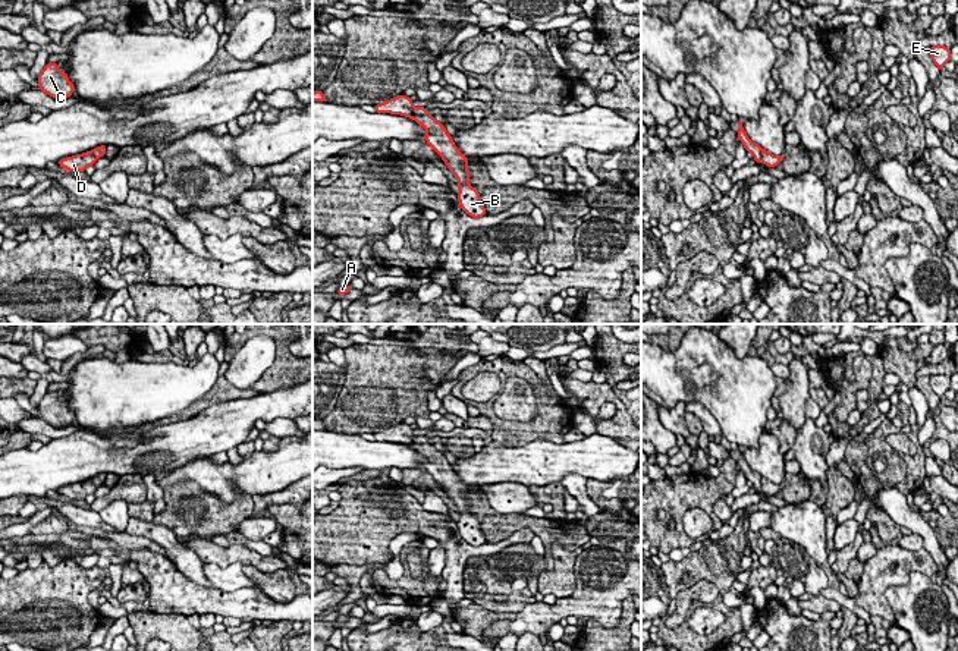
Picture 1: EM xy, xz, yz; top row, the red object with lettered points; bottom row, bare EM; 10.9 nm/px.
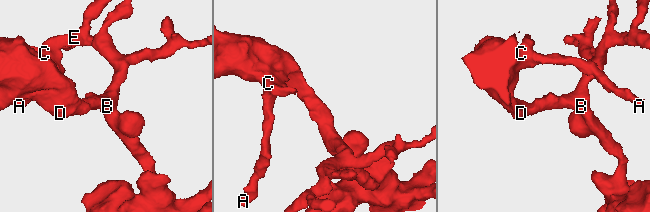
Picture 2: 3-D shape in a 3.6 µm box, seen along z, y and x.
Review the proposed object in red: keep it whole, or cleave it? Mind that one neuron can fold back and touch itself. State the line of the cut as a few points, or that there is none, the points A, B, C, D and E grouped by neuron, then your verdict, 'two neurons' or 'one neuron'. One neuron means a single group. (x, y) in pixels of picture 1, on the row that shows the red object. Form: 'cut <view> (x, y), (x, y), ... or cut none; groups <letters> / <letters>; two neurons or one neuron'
cut none; groups A B C D E; one neuron

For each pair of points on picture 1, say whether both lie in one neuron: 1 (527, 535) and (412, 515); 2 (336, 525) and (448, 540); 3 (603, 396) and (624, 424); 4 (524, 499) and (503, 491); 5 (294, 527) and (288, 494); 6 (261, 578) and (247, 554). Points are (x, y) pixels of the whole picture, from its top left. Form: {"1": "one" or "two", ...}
{"1": "one", "2": "one", "3": "one", "4": "one", "5": "two", "6": "two"}

